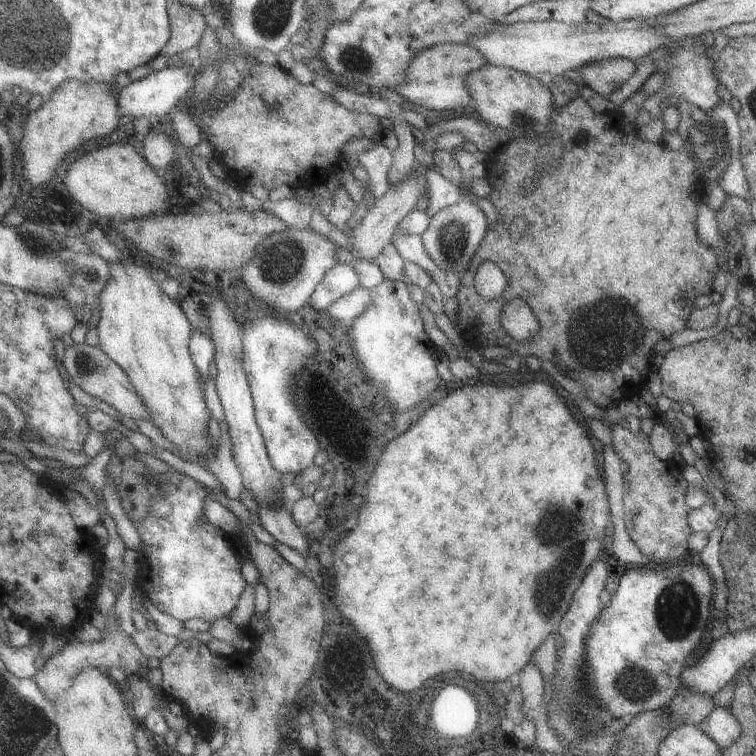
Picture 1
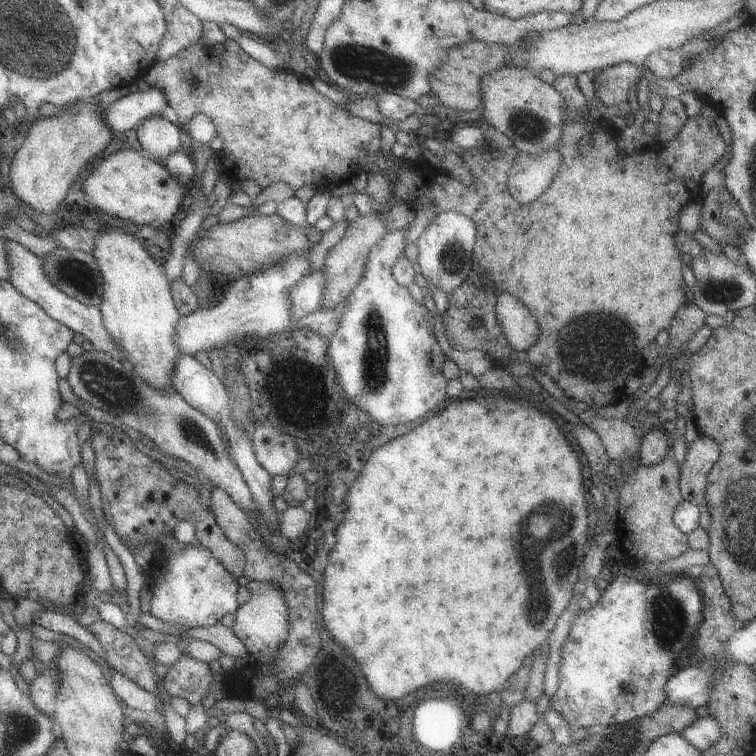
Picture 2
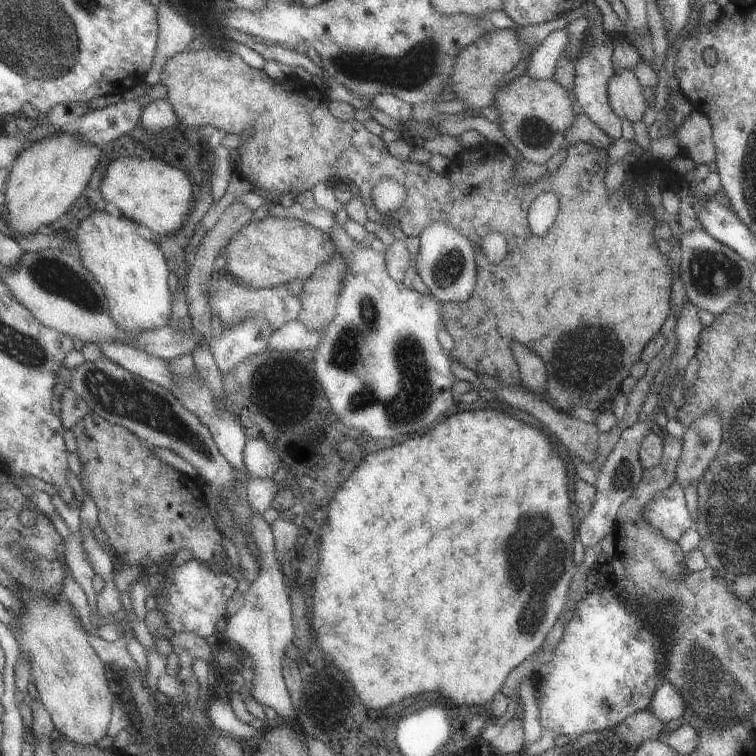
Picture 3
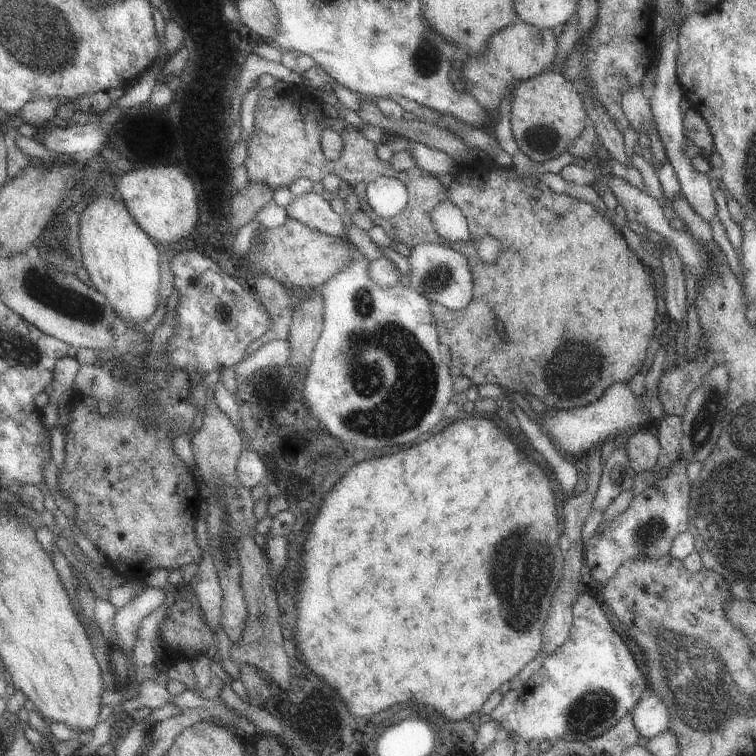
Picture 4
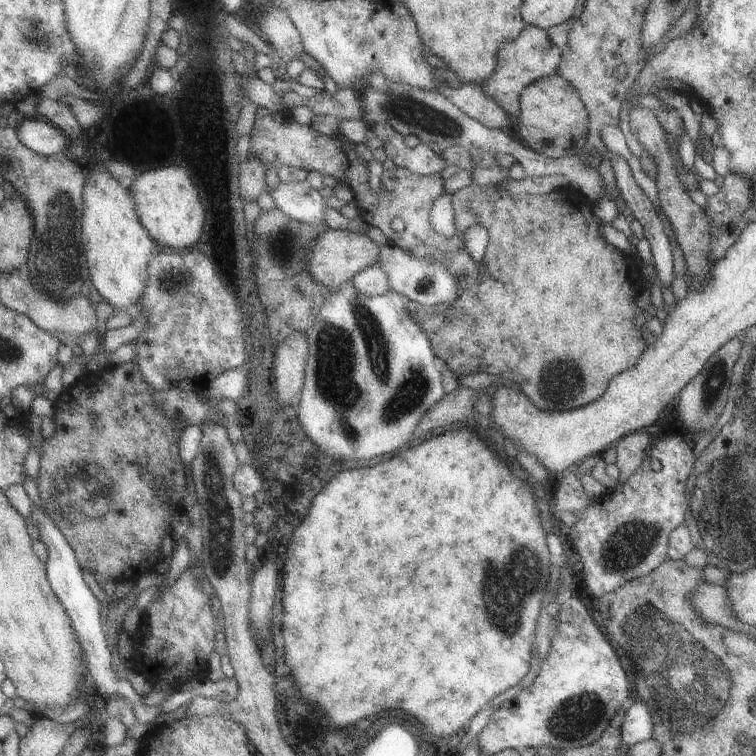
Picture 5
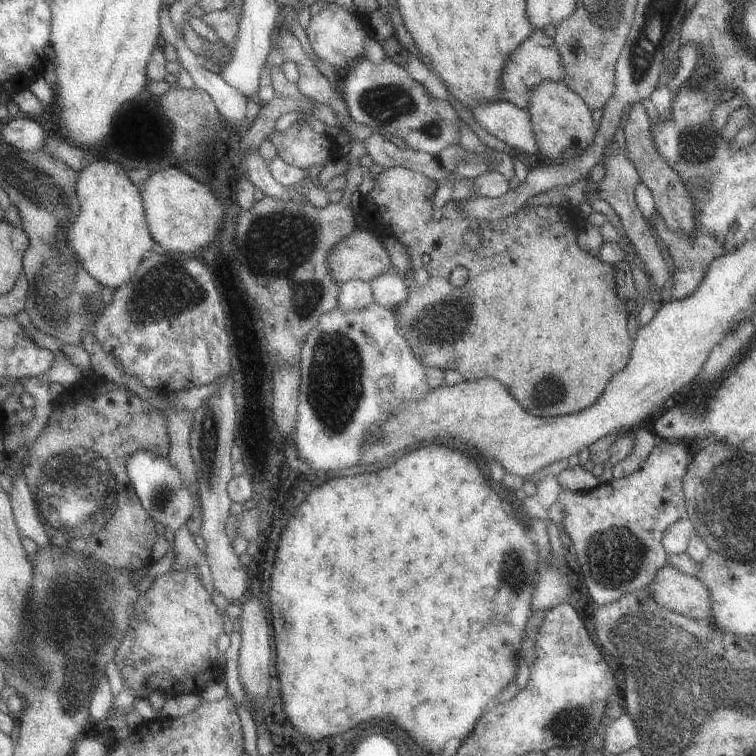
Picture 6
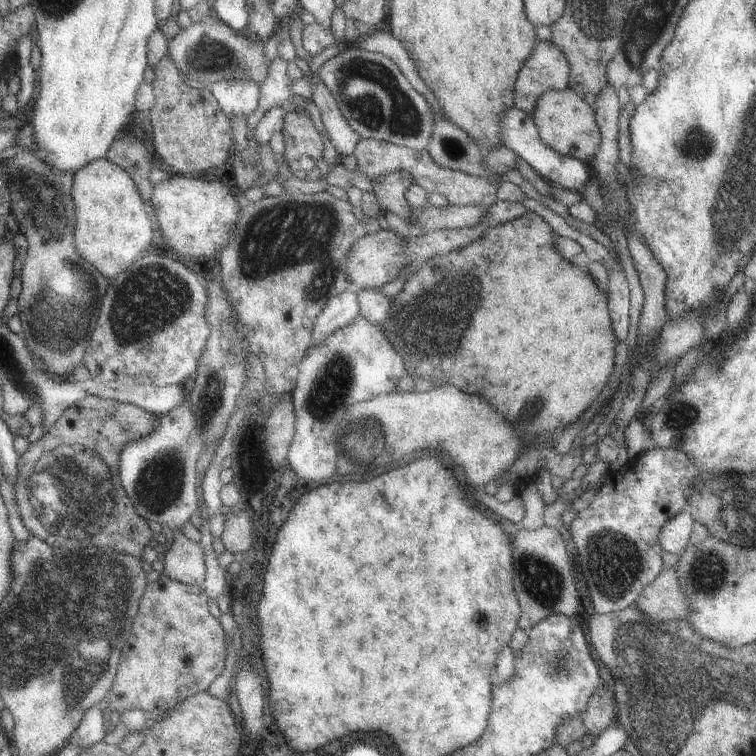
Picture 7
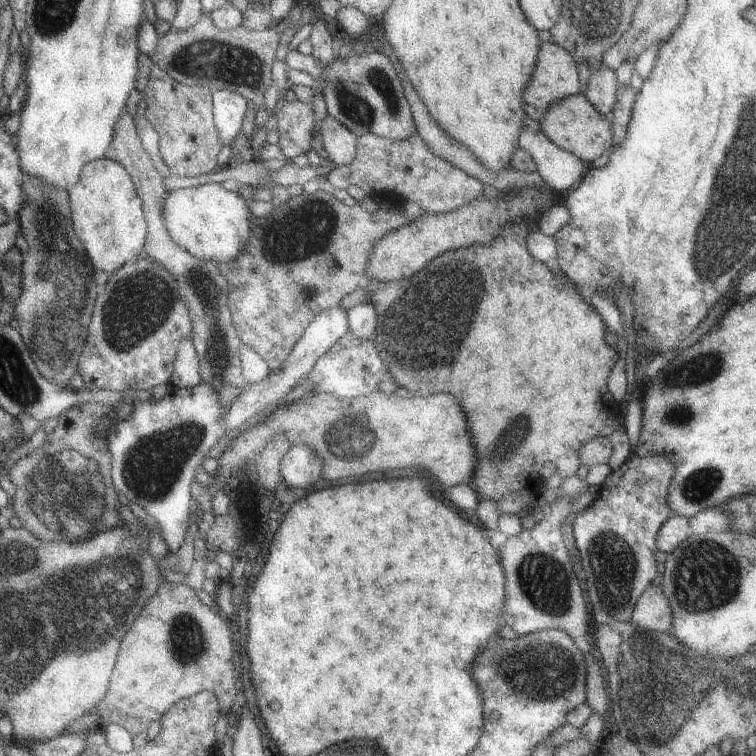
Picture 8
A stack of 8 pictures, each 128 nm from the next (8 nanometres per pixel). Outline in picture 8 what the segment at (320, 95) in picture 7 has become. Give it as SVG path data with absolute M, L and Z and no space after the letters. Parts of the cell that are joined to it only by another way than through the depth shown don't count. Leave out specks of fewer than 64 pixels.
M326 115L320 128L321 146L329 160L337 166L348 165L356 155L356 136Z

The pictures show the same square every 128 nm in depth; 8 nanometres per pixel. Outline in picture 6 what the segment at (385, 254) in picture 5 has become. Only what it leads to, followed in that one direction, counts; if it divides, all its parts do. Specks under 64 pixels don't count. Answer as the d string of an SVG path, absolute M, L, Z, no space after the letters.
M393 266L387 270L382 275L370 280L368 285L373 295L373 303L389 310L395 310L395 307L400 302L404 302L404 298L407 296L408 288L404 282L409 275L400 277Z

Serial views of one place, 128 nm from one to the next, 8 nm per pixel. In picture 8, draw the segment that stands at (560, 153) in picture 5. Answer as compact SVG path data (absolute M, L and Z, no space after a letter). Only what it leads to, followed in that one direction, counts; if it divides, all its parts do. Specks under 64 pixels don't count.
M580 92L549 105L539 122L541 130L554 145L574 154L588 166L591 165L592 160L601 154L608 154L613 149L611 123L612 121L601 115Z

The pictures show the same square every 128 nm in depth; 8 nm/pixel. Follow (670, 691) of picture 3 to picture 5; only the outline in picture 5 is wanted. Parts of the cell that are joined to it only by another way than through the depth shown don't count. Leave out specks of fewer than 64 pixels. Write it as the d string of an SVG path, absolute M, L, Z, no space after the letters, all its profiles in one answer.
M631 700L622 710L619 727L621 744L631 746L652 738L652 722L647 707L637 700Z

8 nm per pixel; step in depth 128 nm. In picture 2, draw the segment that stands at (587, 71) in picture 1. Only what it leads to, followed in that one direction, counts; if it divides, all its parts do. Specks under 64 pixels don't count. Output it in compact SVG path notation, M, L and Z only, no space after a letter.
M619 63L595 72L596 93L598 100L605 106L618 106L626 102L627 92L634 88L643 69L631 63Z

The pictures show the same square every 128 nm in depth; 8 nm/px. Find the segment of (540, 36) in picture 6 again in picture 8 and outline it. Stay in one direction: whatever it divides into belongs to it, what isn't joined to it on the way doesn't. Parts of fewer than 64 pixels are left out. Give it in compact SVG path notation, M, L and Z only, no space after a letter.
M551 40L539 43L536 65L522 96L522 105L527 117L539 123L549 105L569 95L579 93L579 79L575 63L574 58L557 43Z

